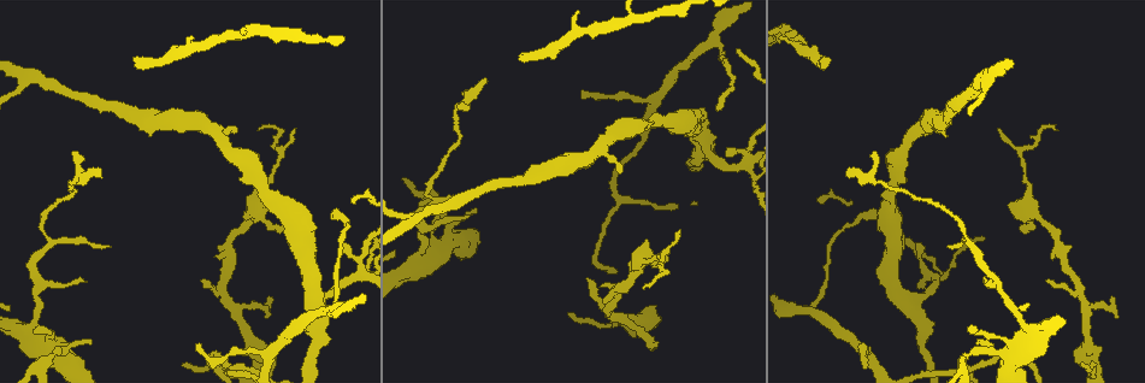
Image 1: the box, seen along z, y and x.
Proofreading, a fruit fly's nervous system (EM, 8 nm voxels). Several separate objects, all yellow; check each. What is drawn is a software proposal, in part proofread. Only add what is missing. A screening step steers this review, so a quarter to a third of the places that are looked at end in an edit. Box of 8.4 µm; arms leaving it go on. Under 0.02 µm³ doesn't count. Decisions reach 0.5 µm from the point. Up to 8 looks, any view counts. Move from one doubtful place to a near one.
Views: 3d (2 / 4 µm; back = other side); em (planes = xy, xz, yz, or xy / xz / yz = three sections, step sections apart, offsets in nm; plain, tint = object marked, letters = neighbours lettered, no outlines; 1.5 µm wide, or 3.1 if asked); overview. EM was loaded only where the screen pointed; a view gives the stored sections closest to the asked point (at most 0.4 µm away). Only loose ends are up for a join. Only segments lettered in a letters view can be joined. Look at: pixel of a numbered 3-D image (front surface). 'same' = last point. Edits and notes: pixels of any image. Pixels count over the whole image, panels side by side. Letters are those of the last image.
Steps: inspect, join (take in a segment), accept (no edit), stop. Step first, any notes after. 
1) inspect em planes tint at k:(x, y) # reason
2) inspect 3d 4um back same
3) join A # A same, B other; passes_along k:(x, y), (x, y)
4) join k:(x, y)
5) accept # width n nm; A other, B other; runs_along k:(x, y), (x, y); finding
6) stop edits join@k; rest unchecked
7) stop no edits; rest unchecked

inspect 3d 2um back at 1:(518, 56)

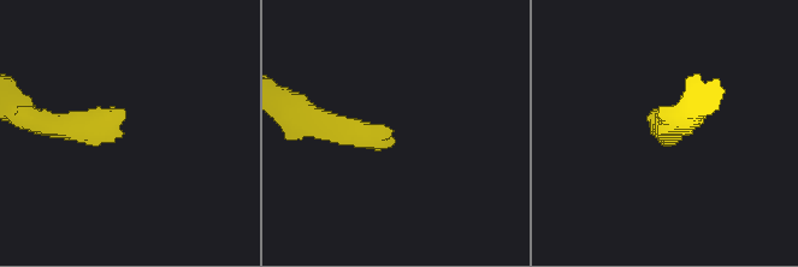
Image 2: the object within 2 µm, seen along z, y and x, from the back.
inspect em planes letters at 2:(390, 136) # need the tissue

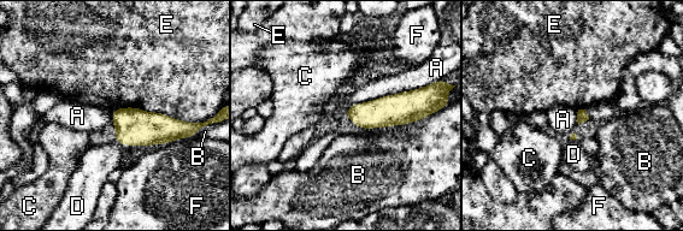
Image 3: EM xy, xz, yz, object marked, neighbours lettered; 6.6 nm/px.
join D # A other, B other, C other, D same, E other, F other; passes_along 3:(133, 125), (119, 142), (95, 165); it goes on there

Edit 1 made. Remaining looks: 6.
inspect overview # redraw

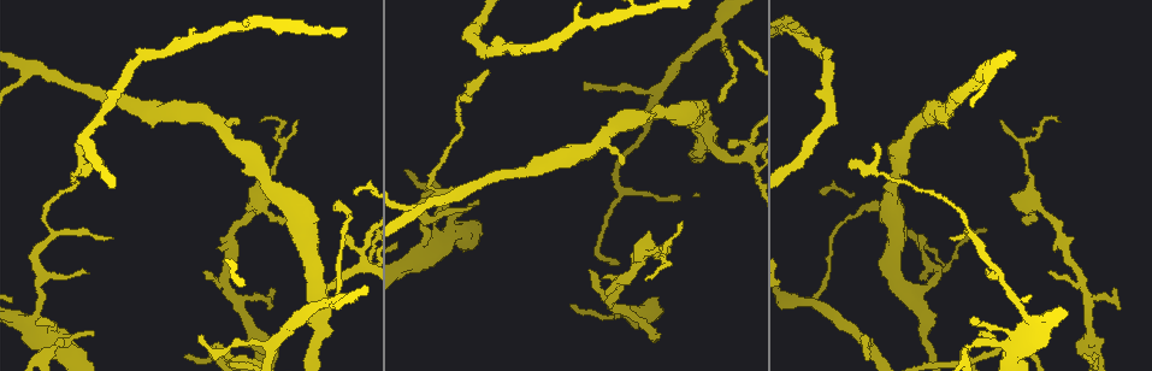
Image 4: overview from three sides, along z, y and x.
inspect 3d 2um at 4:(486, 74) # an open end

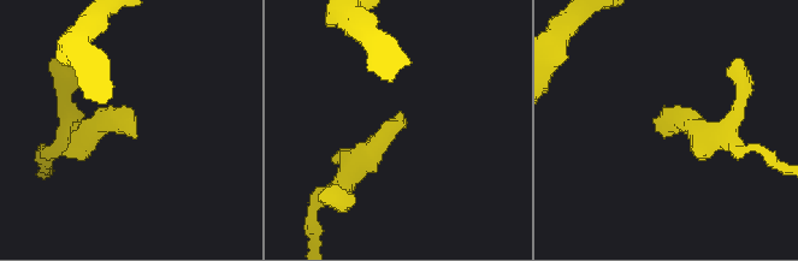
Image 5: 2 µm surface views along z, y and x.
inspect em planes letters at 5:(665, 136)

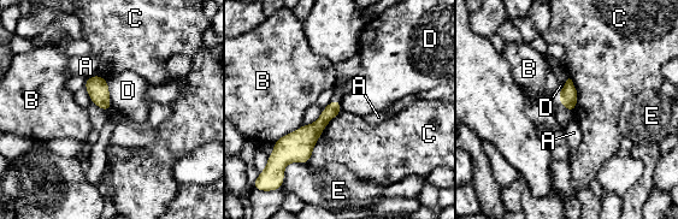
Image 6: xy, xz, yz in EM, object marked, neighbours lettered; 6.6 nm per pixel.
accept # width 100 nm; A other, B other, C other, D other, E other; border 6:(342, 111), (325, 126), (307, 164); no lettered segment goes on from it

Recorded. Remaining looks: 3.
inspect 3d 2um at 4:(1027, 220) # free end

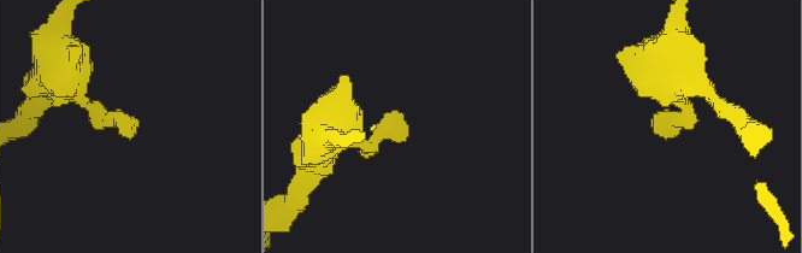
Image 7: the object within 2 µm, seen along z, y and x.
inspect em planes letters at 7:(669, 124) # need the tissue

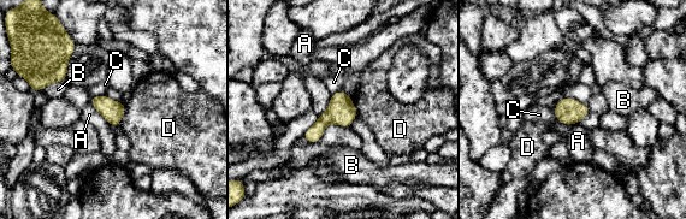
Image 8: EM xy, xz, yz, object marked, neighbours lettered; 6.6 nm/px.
accept # A other, B other, C other, D other; border 8:(89, 102), (116, 129); no lettered segment goes on from it

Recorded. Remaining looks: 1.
stop edits join@3; rest unchecked

